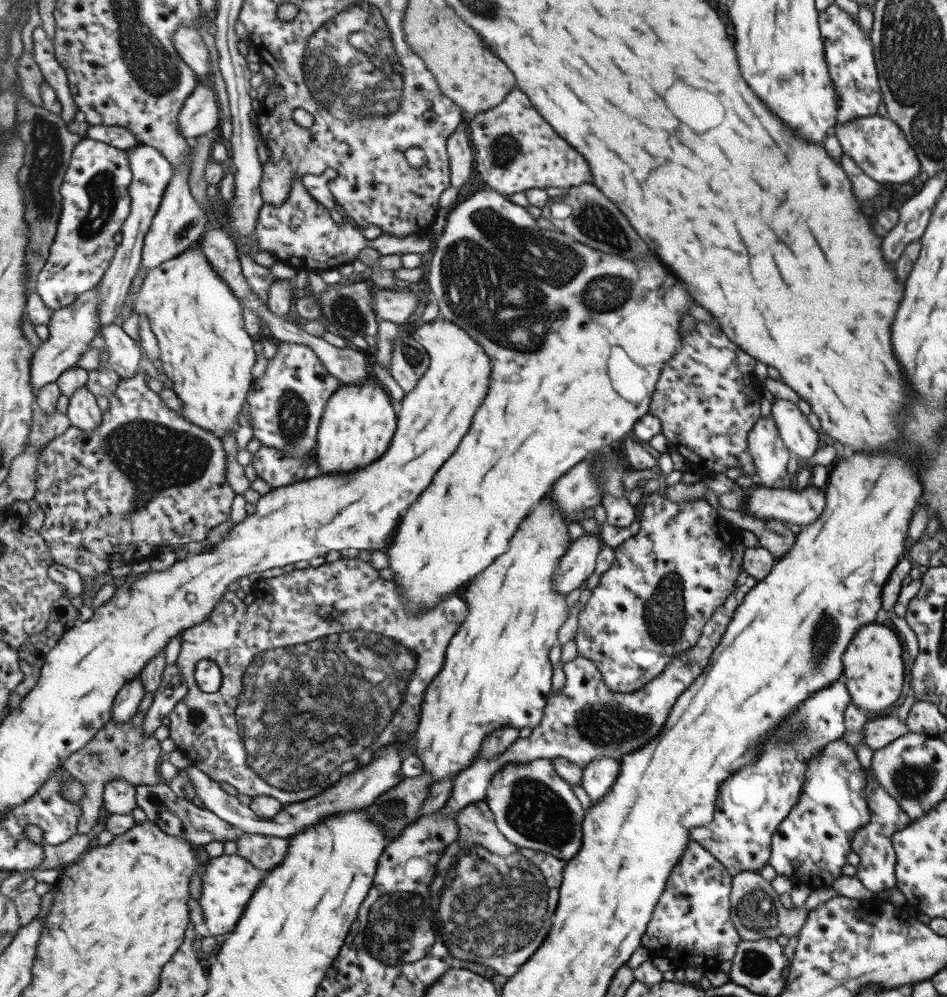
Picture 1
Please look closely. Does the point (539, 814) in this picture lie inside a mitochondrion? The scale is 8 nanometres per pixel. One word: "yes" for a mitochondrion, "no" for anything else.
yes

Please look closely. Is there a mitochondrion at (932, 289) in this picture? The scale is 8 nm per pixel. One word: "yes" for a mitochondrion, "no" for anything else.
no

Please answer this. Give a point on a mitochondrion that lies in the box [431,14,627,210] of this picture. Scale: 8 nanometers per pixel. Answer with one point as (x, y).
(504, 150)

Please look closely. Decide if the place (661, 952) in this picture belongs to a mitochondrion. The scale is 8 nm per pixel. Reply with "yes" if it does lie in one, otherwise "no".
no

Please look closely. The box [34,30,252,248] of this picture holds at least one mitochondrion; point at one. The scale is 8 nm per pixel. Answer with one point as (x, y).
(102, 190)

